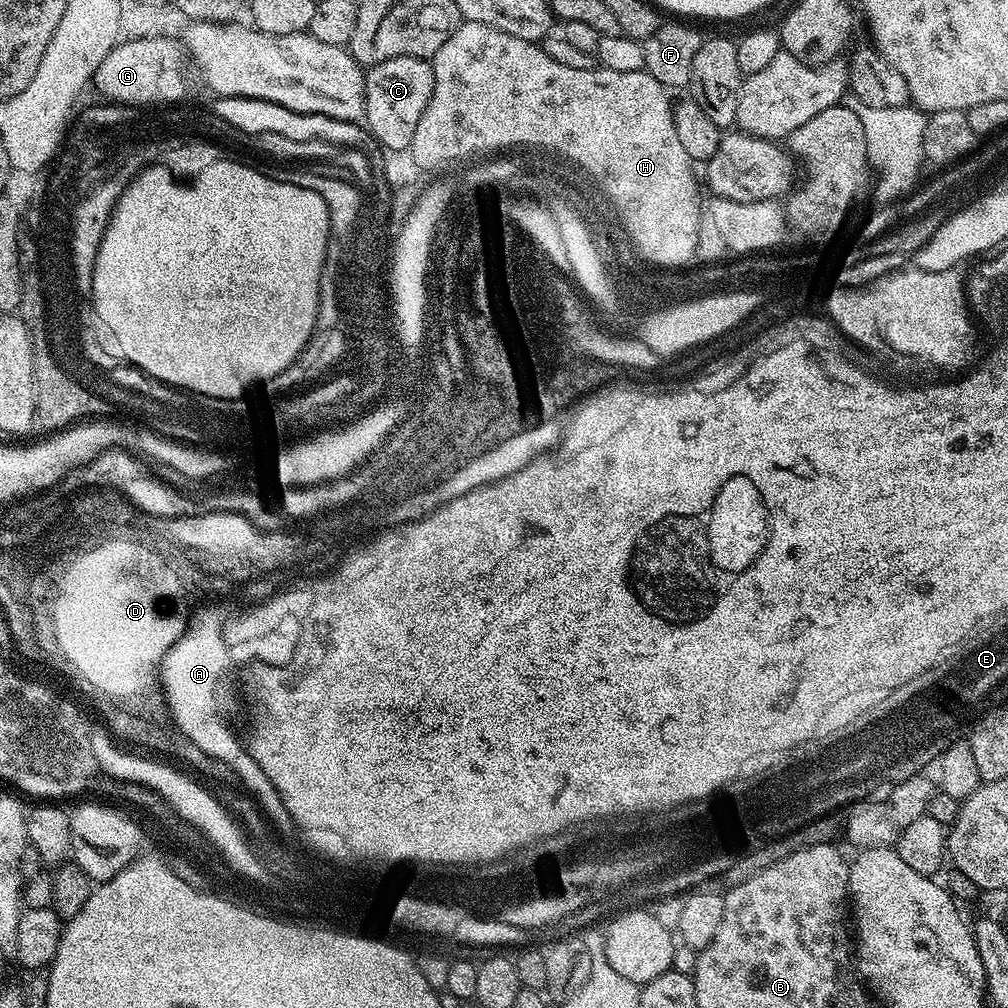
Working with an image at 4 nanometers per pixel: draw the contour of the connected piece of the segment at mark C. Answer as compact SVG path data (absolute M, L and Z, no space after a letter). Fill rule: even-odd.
M407 56L390 58L390 62L378 62L364 73L364 120L367 130L384 149L398 151L412 147L414 130L422 119L422 110L426 110L430 102L430 94L434 94L434 70L428 60Z

